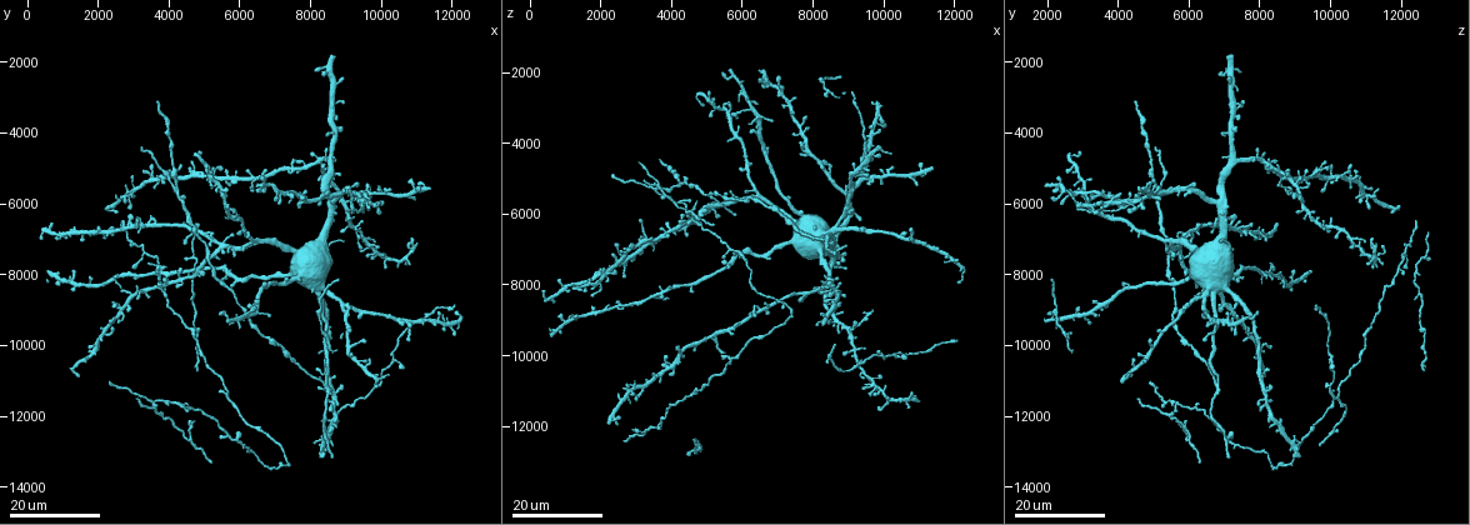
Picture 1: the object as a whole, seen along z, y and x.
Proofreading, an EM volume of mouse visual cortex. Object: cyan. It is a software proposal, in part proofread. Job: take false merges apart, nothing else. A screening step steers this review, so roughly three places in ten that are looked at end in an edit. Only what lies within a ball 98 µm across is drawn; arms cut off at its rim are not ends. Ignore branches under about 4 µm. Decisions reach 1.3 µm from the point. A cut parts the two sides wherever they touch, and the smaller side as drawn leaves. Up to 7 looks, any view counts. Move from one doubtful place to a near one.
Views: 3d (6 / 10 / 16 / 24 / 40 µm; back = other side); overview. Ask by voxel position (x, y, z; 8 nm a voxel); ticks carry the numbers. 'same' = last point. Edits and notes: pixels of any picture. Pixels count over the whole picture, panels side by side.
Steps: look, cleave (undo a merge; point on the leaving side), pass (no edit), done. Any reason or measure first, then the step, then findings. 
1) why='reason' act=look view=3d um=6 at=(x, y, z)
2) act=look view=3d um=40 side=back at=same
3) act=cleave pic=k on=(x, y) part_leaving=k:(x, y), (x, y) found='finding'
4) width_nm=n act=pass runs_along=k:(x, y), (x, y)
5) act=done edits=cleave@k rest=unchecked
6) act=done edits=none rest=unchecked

why='arms part here' act=look view=3d um=24 at=(4700, 7600, 12600)

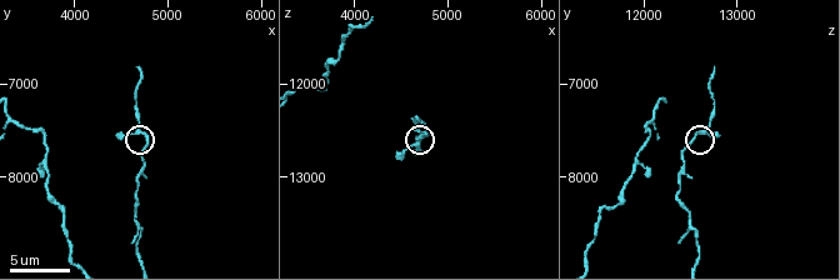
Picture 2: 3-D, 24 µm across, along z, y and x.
act=look view=3d um=10 at=(4650, 7500, 12650)

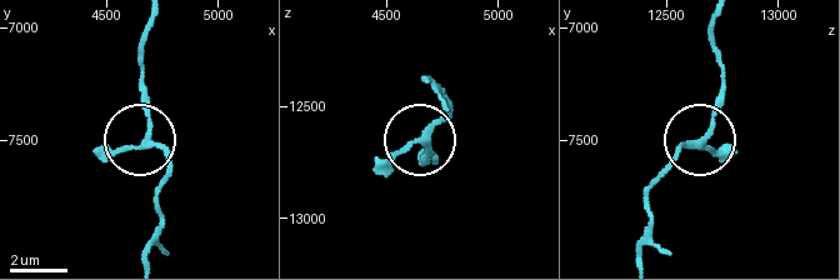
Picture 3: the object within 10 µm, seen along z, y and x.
arms=3 act=pass found='one neuron here'

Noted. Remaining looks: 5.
why='three-way junction' act=look view=3d um=24 at=(8200, 4800, 8100)

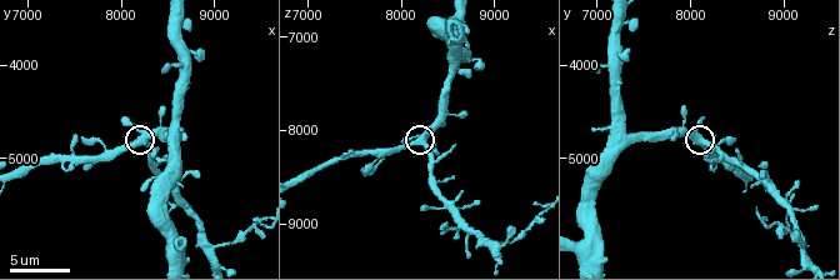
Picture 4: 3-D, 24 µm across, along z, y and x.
act=look view=3d um=10 at=(8200, 4850, 8150)

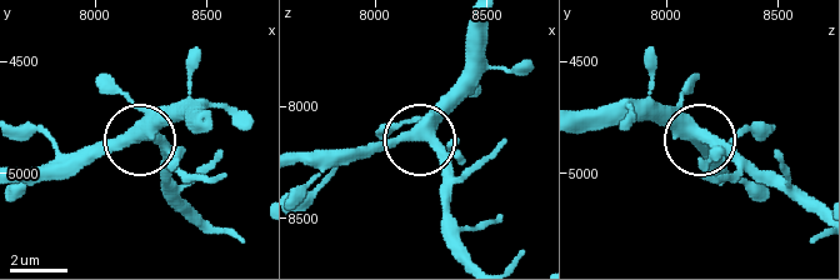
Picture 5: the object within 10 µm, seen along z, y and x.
act=pass runs_along=5:(583, 126), (669, 119), (738, 168) found='continuous, no second neuron'

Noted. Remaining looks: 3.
why='three-way junction' act=look view=3d um=24 at=(6500, 5300, 8700)

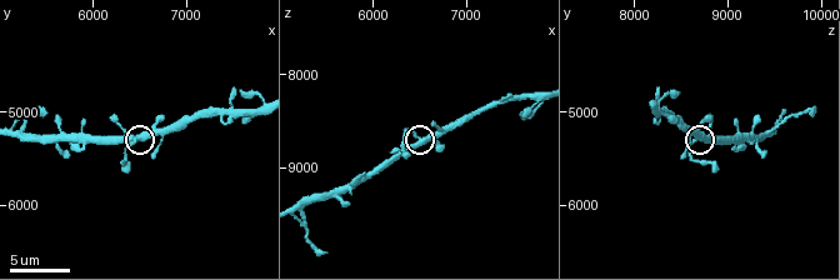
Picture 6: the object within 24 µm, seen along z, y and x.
act=look view=3d um=10 at=(6500, 5300, 8700)

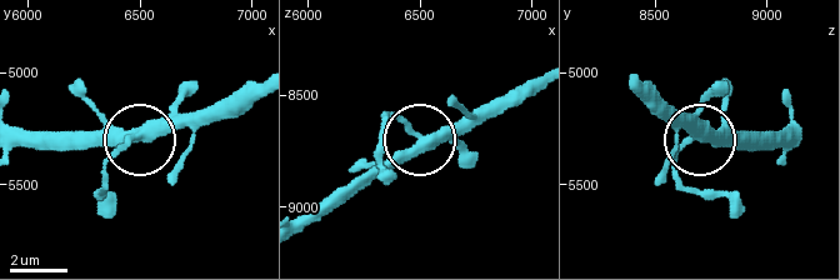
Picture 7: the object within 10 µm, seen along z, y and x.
side_arm_um=5 act=pass runs_along=7:(634, 85), (696, 140), (676, 155), (674, 188) found='continuous, no second neuron'

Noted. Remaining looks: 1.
act=done edits=none rest=unchecked

